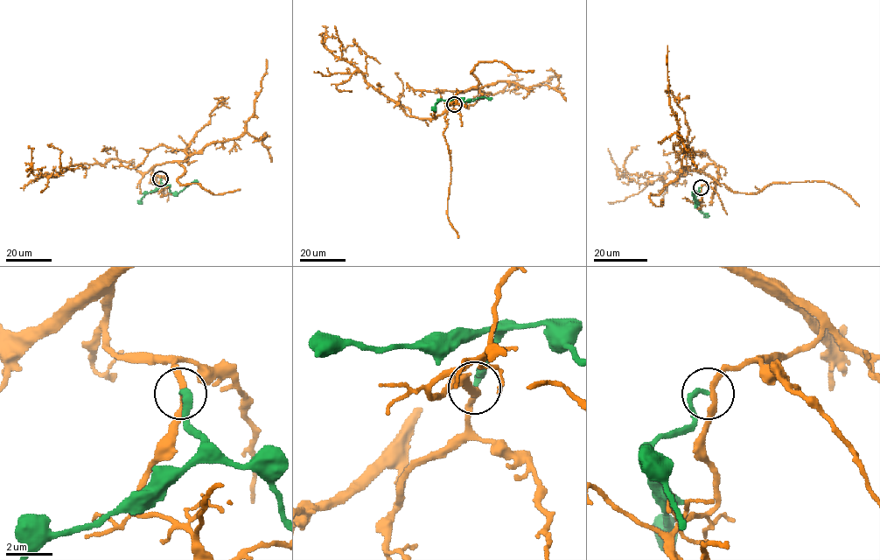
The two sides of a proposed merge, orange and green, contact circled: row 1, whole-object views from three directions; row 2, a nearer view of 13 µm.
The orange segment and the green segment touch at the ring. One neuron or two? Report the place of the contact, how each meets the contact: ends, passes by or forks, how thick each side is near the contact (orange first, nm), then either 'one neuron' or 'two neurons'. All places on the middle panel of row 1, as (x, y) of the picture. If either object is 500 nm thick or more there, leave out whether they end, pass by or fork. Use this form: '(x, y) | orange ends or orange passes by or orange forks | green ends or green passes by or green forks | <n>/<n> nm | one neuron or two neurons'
(454, 104) | orange passes by | green ends | 240/240 nm | two neurons

